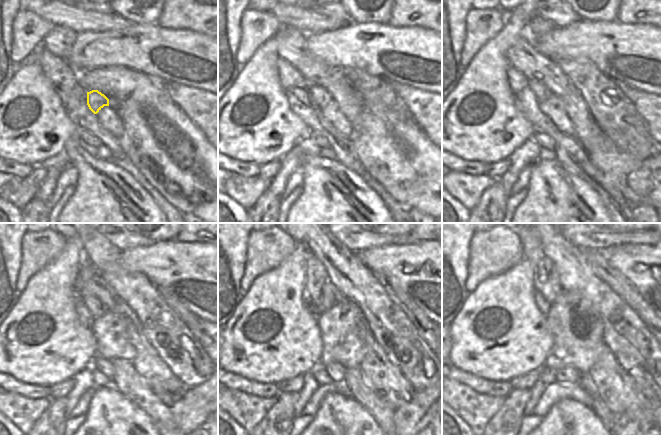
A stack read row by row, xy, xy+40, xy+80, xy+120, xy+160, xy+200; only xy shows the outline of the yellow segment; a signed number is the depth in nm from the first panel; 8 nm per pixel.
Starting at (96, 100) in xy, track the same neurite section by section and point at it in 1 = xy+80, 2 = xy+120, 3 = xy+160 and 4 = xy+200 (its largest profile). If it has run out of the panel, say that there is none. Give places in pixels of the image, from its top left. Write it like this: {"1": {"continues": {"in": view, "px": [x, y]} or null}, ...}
{"1": {"continues": {"in": "xy+80", "px": [542, 92]}}, "2": {"continues": {"in": "xy+120", "px": [88, 279]}}, "3": {"continues": {"in": "xy+160", "px": [320, 294]}}, "4": {"continues": {"in": "xy+200", "px": [546, 281]}}}

